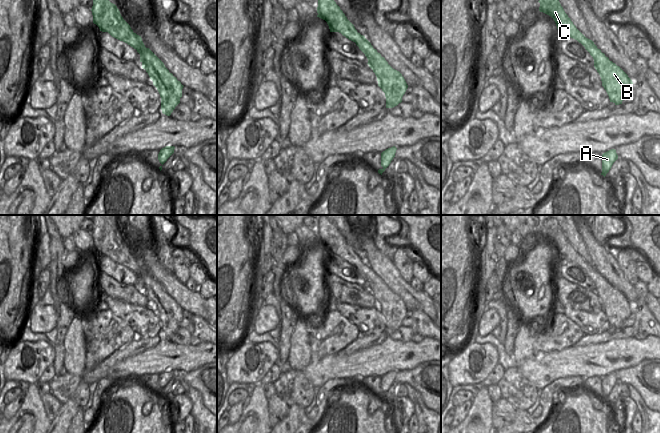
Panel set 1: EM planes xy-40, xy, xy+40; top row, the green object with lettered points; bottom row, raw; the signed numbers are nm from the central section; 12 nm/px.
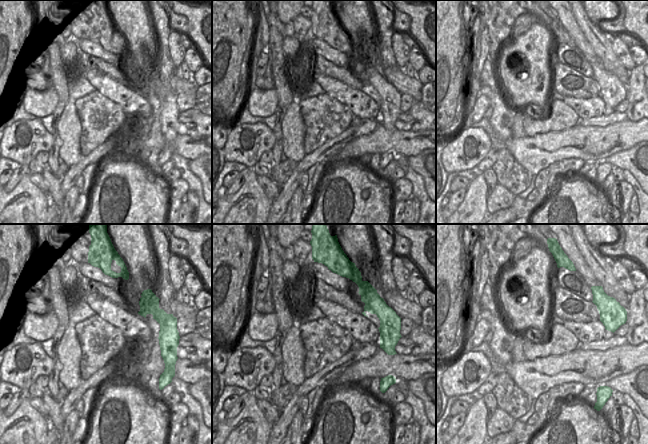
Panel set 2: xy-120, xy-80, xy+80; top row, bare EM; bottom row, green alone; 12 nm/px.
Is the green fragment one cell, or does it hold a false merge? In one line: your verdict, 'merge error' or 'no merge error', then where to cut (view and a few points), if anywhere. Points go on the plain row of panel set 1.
no merge error | no cut

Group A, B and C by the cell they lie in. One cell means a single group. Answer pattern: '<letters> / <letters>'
A B C

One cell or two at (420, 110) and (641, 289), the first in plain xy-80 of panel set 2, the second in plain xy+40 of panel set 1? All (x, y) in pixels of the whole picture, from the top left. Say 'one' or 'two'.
one

